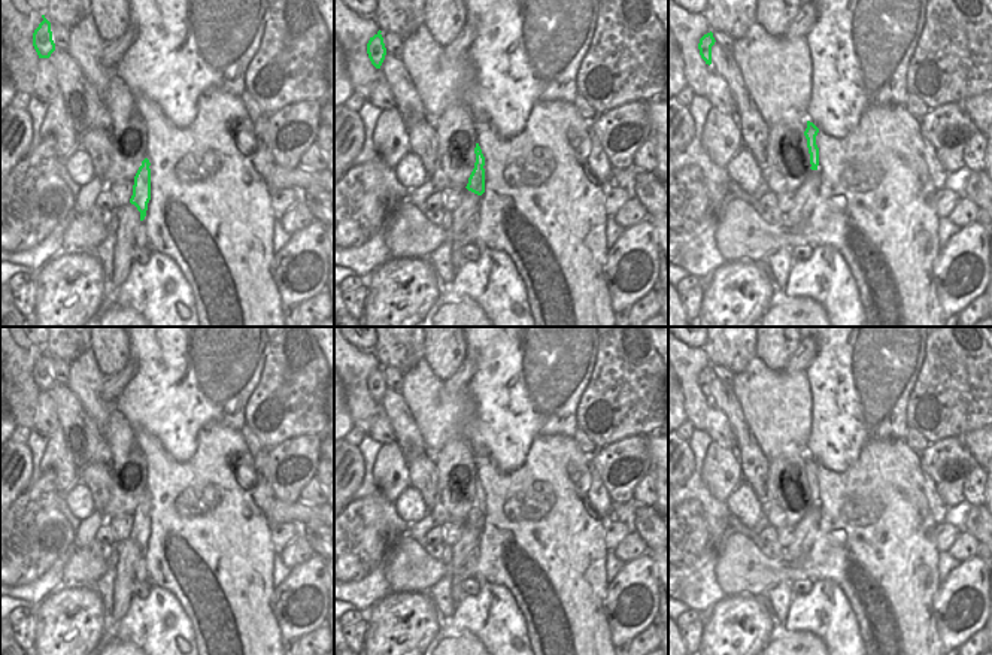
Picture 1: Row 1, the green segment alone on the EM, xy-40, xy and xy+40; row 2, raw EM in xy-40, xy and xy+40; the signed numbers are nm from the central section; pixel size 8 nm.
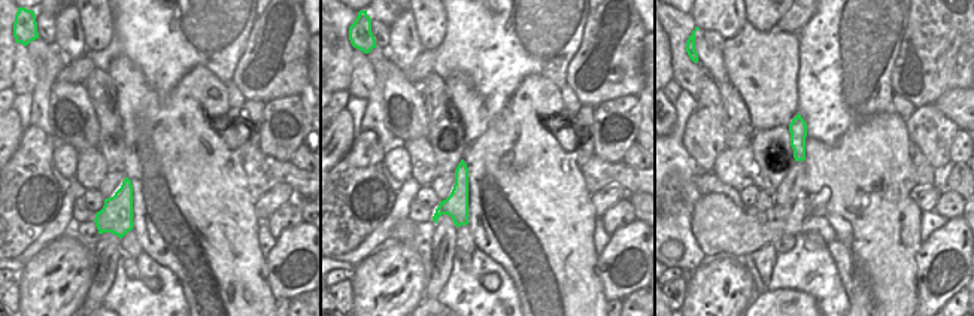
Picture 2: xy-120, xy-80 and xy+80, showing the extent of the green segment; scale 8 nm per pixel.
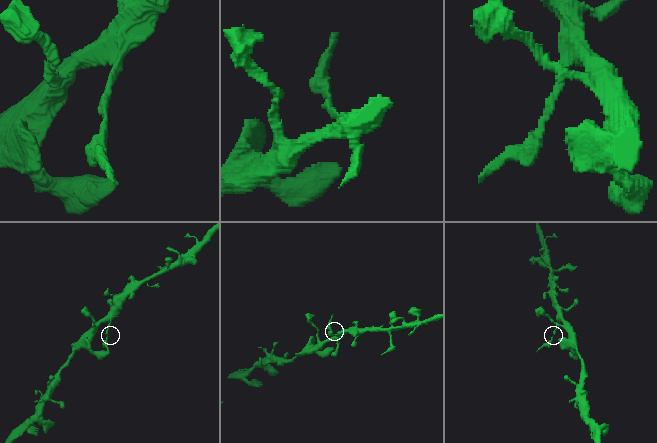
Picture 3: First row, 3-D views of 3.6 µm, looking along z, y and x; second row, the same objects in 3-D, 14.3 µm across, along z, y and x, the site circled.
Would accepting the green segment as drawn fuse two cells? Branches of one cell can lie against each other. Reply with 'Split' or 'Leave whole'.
Split.

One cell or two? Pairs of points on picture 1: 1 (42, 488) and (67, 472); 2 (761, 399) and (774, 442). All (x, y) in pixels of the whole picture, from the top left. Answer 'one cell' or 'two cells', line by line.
1: two cells
2: one cell

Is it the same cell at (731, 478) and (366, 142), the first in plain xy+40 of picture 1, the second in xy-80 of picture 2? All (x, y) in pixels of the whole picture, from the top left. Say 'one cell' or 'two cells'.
two cells

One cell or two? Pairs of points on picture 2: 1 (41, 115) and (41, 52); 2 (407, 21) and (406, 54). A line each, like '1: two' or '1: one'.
1: one
2: one

